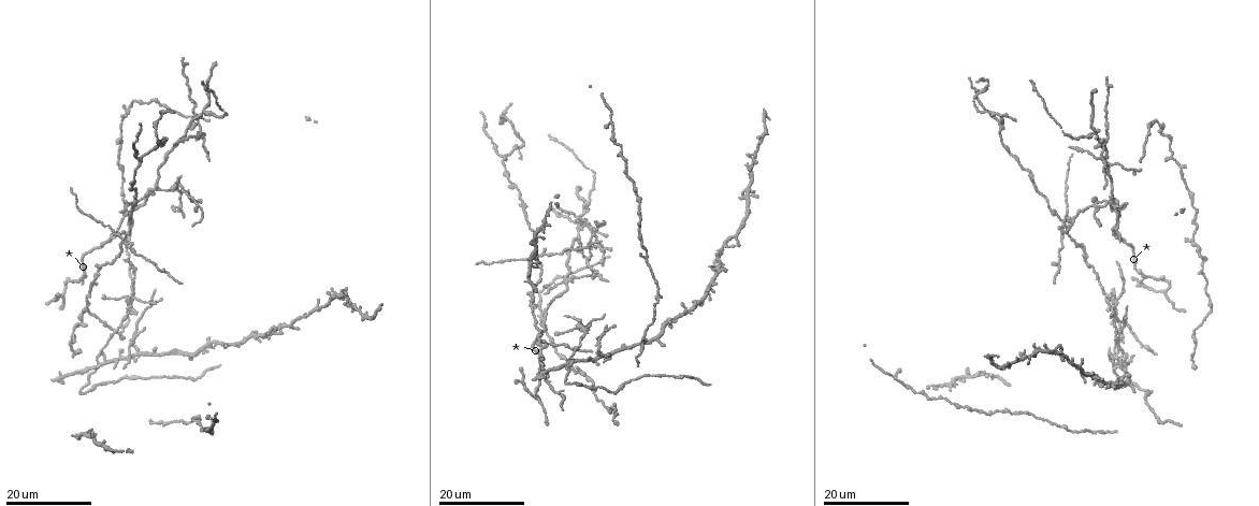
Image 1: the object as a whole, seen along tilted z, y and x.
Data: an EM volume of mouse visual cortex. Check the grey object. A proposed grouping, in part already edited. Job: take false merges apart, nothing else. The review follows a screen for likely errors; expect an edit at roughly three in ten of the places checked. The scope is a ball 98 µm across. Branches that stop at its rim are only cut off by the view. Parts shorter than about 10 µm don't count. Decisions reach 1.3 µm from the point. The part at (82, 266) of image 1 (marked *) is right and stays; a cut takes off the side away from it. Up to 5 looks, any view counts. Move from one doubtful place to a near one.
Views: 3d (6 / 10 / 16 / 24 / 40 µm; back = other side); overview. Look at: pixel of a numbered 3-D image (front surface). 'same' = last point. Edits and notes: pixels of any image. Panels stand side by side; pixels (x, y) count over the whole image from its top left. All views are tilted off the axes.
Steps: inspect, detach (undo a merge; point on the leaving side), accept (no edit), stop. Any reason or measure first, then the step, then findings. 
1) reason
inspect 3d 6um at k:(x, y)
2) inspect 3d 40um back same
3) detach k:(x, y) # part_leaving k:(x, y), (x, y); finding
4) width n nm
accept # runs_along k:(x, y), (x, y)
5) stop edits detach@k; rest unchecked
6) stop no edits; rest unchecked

looks like a crossing
inspect 3d 24um at 1:(583, 211)

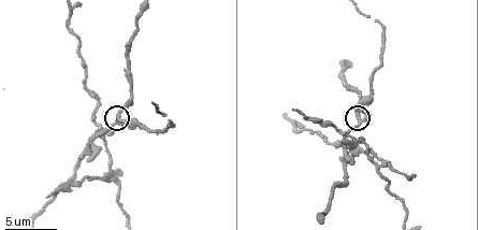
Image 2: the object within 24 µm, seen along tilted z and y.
closer look
inspect 3d 10um at 2:(357, 112)

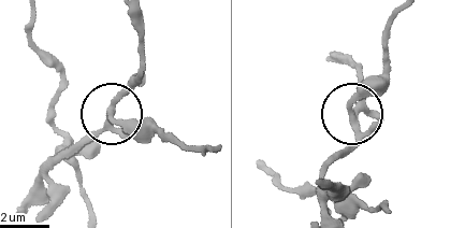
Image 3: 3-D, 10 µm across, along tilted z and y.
width 230 nm
accept # all the same neuron

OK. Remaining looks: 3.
inspect 3d 24um at 1:(568, 279)

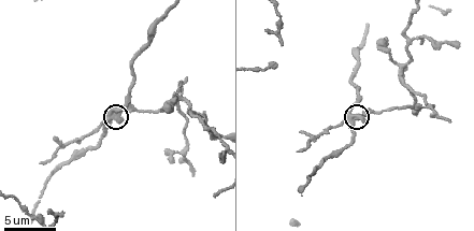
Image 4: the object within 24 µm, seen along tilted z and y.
inspect 3d 6um at 4:(354, 116)

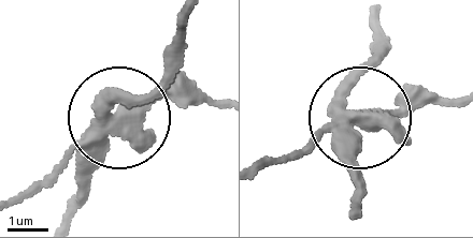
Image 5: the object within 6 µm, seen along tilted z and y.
detach 5:(405, 106) # part_leaving 5:(359, 122), (460, 100); a second neuron is stuck on

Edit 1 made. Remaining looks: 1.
stop edits detach@5; rest unchecked

